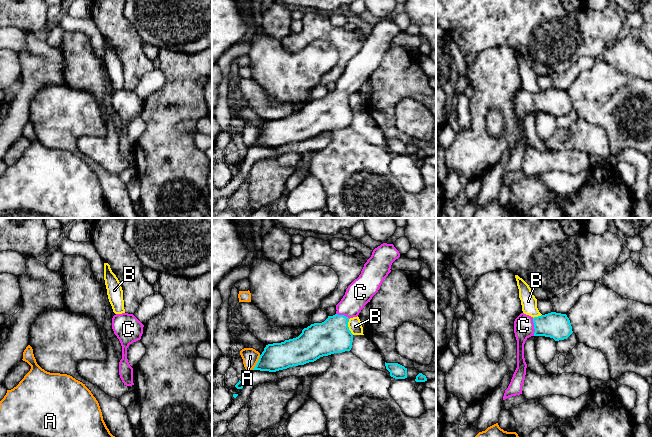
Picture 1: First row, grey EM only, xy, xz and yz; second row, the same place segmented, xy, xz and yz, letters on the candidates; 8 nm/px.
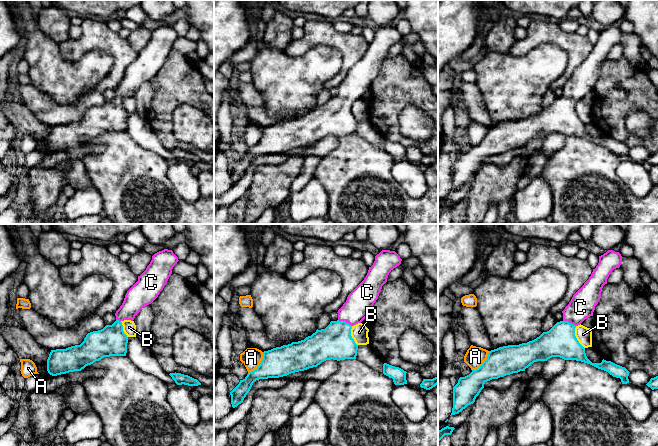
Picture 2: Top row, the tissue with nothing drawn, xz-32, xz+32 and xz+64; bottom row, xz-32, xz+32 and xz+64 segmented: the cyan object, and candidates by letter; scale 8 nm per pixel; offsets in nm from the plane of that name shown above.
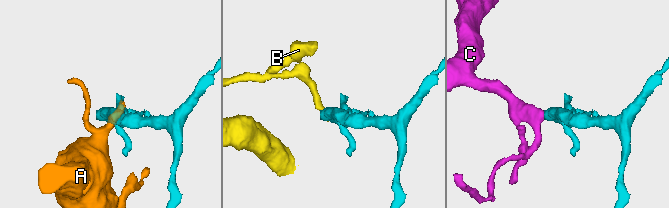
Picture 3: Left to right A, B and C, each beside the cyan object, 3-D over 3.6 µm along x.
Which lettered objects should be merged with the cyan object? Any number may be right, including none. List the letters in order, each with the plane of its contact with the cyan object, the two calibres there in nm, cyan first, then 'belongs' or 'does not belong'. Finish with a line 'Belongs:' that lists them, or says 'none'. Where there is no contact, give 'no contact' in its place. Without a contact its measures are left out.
A: meets cyan in xz; 220 nm thick on the cyan side, 140 nm on the other; does not belong
B: meets cyan in xz; 280 nm thick on the cyan side, 110 nm on the other; does not belong
C: meets cyan in yz; 200 nm thick on the cyan side, 160 nm on the other; belongs
Belongs: C

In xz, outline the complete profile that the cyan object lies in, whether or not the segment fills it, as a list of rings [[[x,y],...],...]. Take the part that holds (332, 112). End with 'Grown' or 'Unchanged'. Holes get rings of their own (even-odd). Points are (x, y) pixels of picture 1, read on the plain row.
[[[383,19],[375,24],[371,33],[364,40],[359,53],[348,62],[345,71],[336,81],[336,90],[328,92],[322,99],[314,99],[304,104],[302,109],[296,114],[266,121],[253,146],[276,148],[314,138],[323,132],[350,127],[353,110],[348,103],[349,95],[357,93],[364,82],[370,78],[372,73],[378,68],[384,55],[391,48],[392,39],[399,33],[400,29],[393,20]]]. Grown

